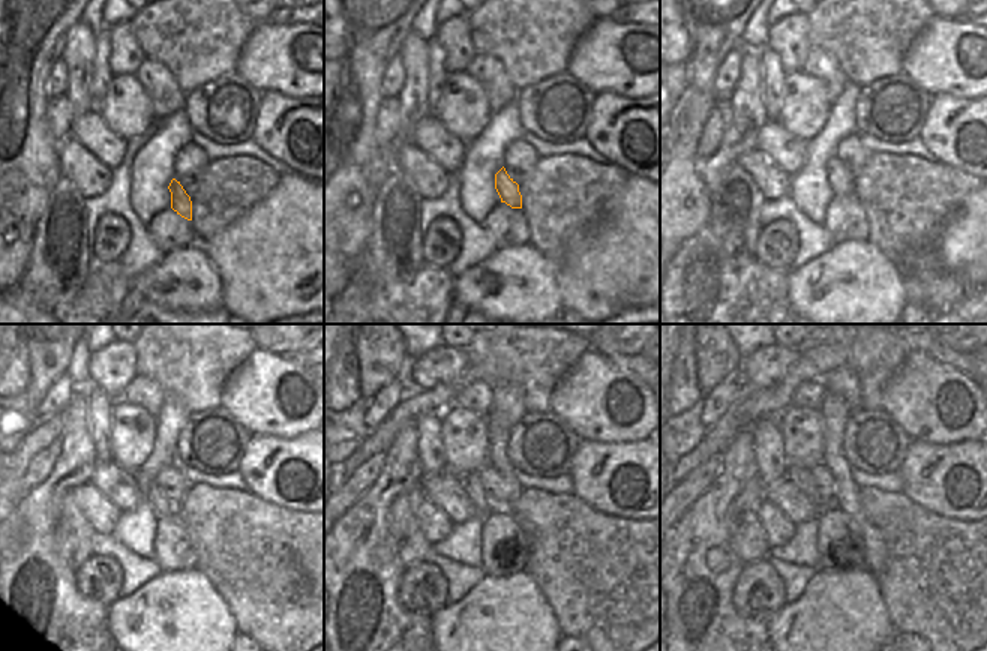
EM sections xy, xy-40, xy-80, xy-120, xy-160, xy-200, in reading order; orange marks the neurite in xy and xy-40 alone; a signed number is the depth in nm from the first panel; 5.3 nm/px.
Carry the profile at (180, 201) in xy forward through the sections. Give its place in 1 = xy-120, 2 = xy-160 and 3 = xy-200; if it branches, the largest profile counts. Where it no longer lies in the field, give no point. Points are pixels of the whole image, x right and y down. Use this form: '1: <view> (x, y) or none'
1: xy-120 (162, 506)
2: xy-160 (470, 482)
3: xy-200 (801, 477)

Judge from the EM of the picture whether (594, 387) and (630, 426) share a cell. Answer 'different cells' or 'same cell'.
same cell

